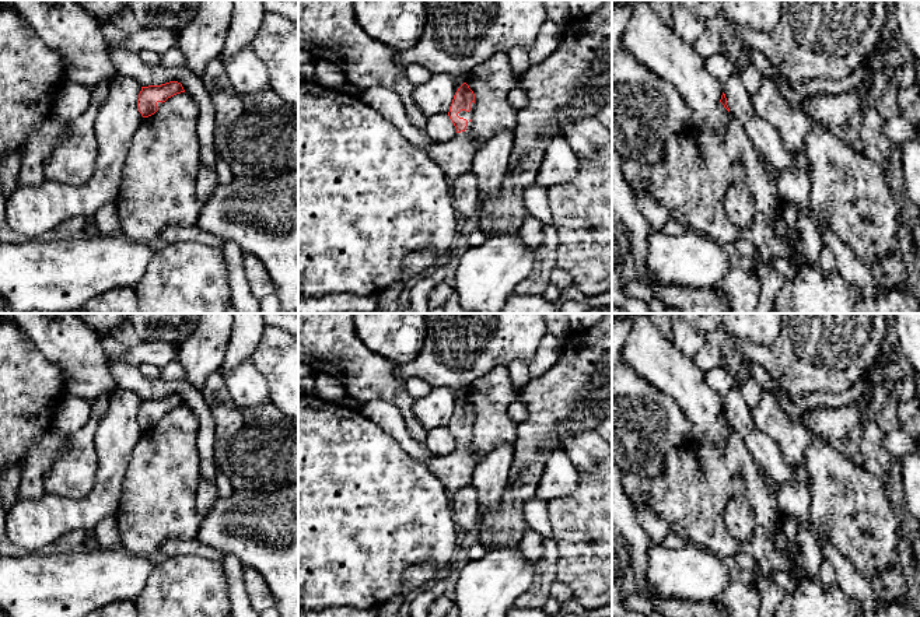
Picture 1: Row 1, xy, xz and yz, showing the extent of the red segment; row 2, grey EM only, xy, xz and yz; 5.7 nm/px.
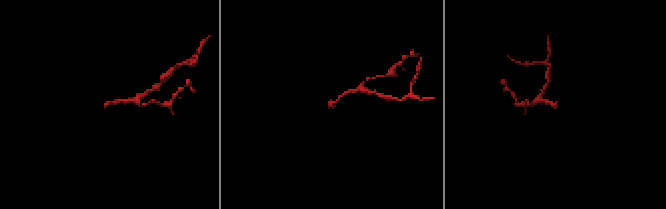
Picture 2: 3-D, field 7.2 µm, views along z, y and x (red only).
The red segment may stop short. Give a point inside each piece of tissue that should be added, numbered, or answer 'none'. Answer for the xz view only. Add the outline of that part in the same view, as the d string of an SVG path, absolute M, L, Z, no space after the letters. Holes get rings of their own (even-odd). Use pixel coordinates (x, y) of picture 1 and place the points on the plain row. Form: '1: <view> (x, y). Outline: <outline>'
1: xz (454, 470). Outline: M471 417L471 424L461 424L459 431L468 434L465 445L456 446L451 453L445 456L435 456L426 460L431 473L440 480L451 498L461 487L471 484L471 477L476 467L476 459L472 452L472 425L475 417Z

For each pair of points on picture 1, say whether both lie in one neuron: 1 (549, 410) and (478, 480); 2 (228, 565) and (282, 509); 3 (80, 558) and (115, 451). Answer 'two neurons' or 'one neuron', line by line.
1: two neurons
2: two neurons
3: two neurons

